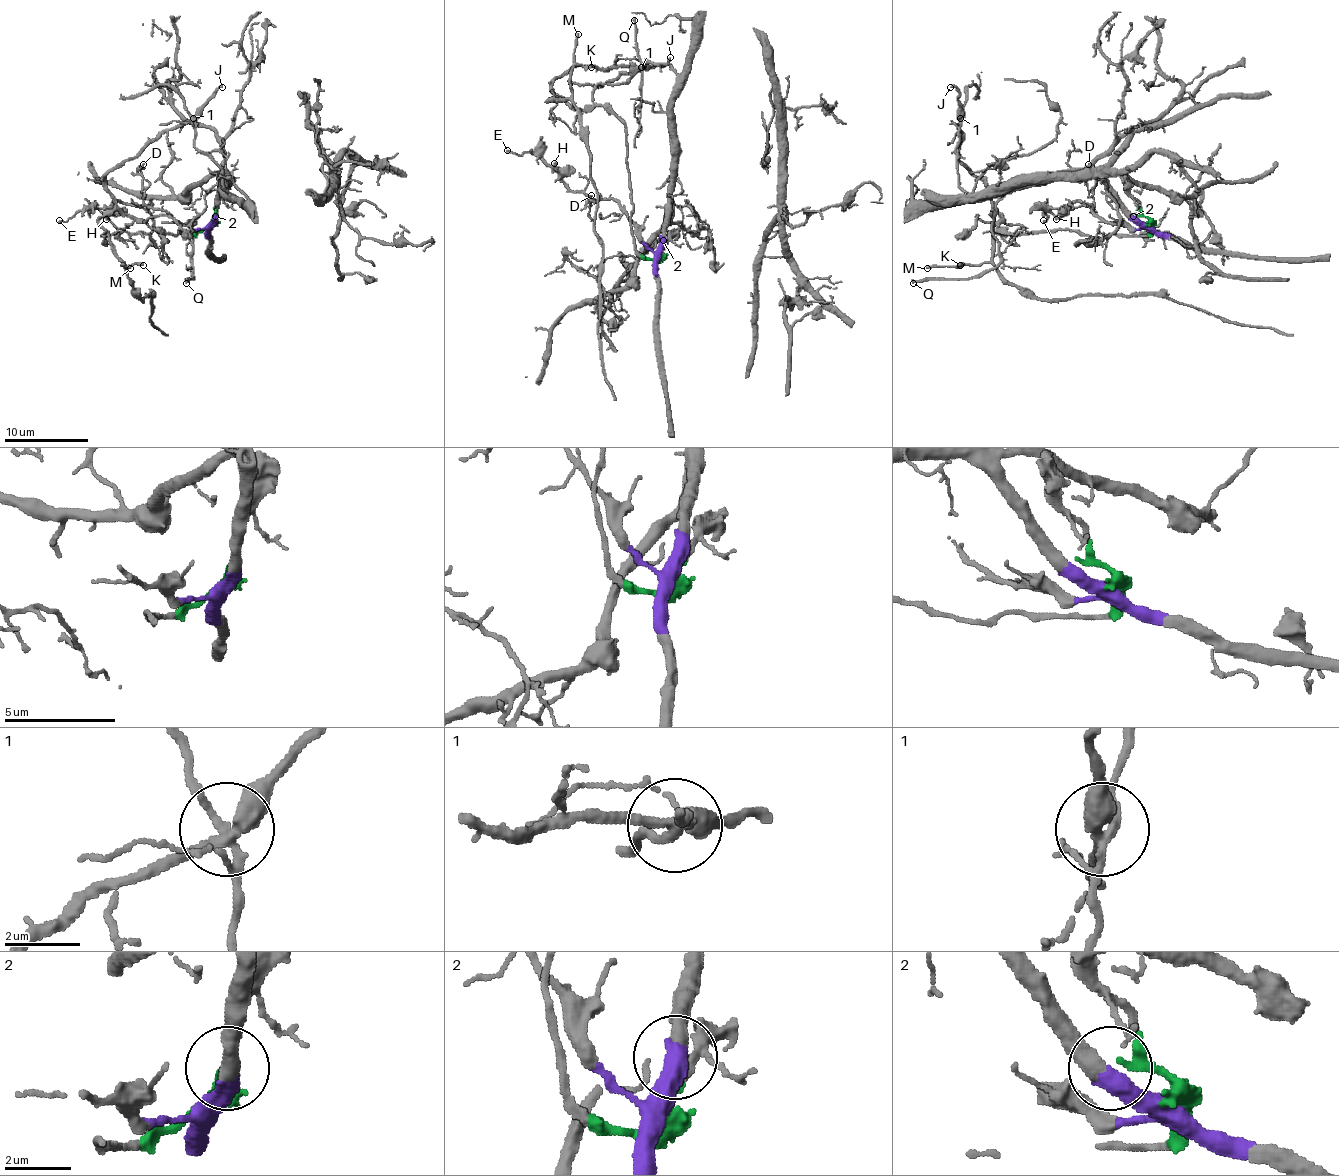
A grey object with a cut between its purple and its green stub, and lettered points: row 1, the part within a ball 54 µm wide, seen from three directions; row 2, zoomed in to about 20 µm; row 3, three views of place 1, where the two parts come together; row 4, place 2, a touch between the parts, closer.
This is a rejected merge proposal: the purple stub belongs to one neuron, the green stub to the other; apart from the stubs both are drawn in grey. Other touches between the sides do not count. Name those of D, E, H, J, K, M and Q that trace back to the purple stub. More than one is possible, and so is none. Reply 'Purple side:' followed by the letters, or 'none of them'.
Purple side: D, E, H, Q

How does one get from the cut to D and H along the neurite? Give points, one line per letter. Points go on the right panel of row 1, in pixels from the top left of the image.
D: (1150, 224), (1133, 228), (1104, 222), (1093, 211), (1093, 188), (1099, 174), (1089, 163)
H: (1150, 224), (1133, 228), (1104, 222), (1093, 211), (1093, 205), (1081, 201), (1055, 220)

